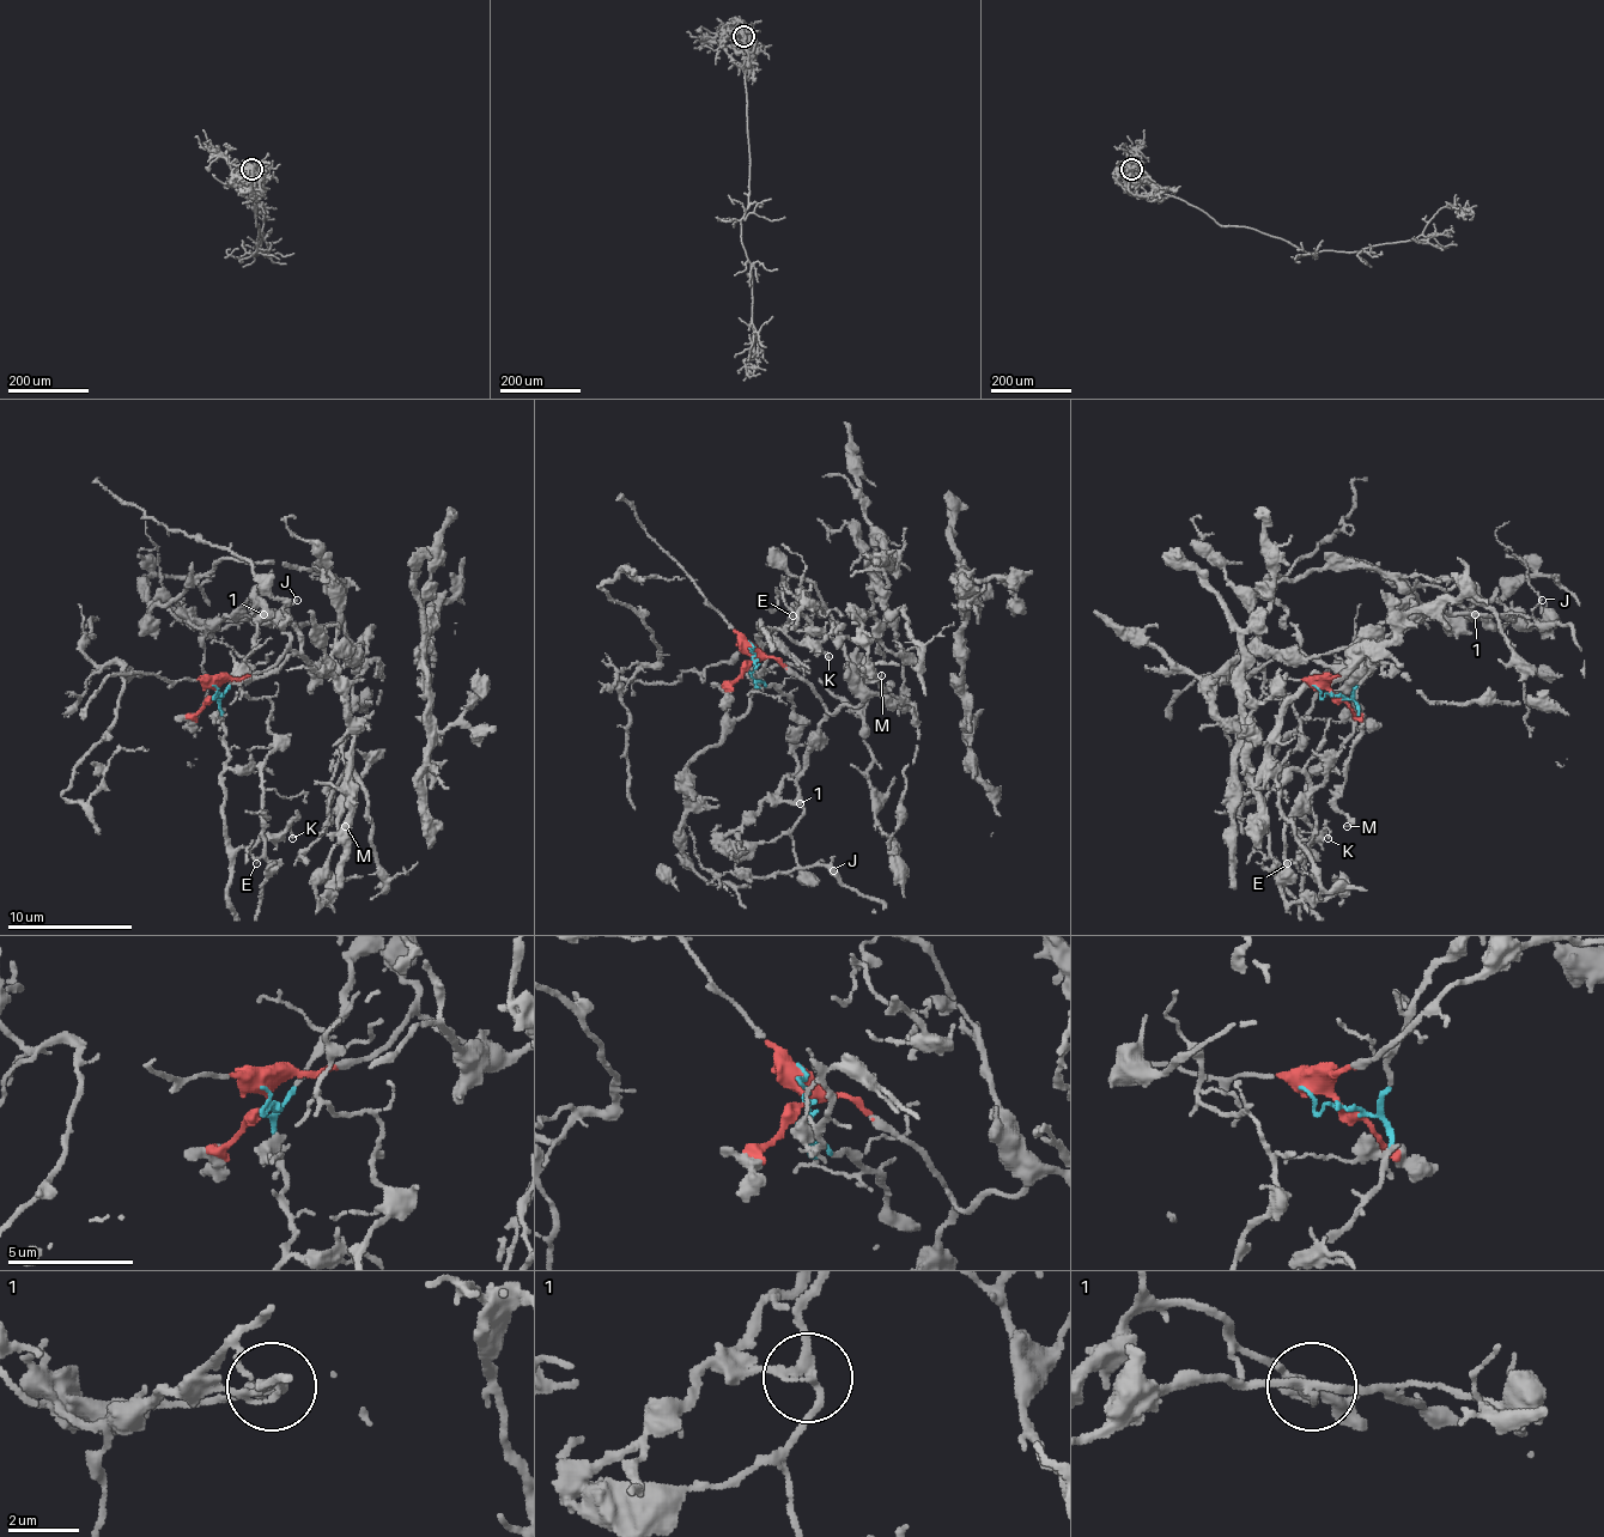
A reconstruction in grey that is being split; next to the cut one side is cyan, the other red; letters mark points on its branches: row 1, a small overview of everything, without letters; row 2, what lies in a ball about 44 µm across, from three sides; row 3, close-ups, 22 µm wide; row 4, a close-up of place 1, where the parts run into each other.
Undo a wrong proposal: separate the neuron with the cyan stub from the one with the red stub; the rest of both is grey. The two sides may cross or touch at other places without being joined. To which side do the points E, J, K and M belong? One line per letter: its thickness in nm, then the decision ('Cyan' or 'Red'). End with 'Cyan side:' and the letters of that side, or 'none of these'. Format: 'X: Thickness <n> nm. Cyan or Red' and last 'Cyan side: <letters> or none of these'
E: Thickness 100 nm. Cyan
J: Thickness 100 nm. Red
K: Thickness 110 nm. Cyan
M: Thickness 90 nm. Red
Cyan side: E, K

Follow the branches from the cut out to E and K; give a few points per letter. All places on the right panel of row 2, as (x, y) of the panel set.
E: (1330, 692), (1349, 698), (1358, 717), (1352, 736), (1308, 777), (1308, 799), (1295, 810), (1301, 845), (1286, 864)
K: (1330, 692), (1358, 717), (1308, 777), (1295, 810), (1301, 849), (1324, 830), (1326, 839)

